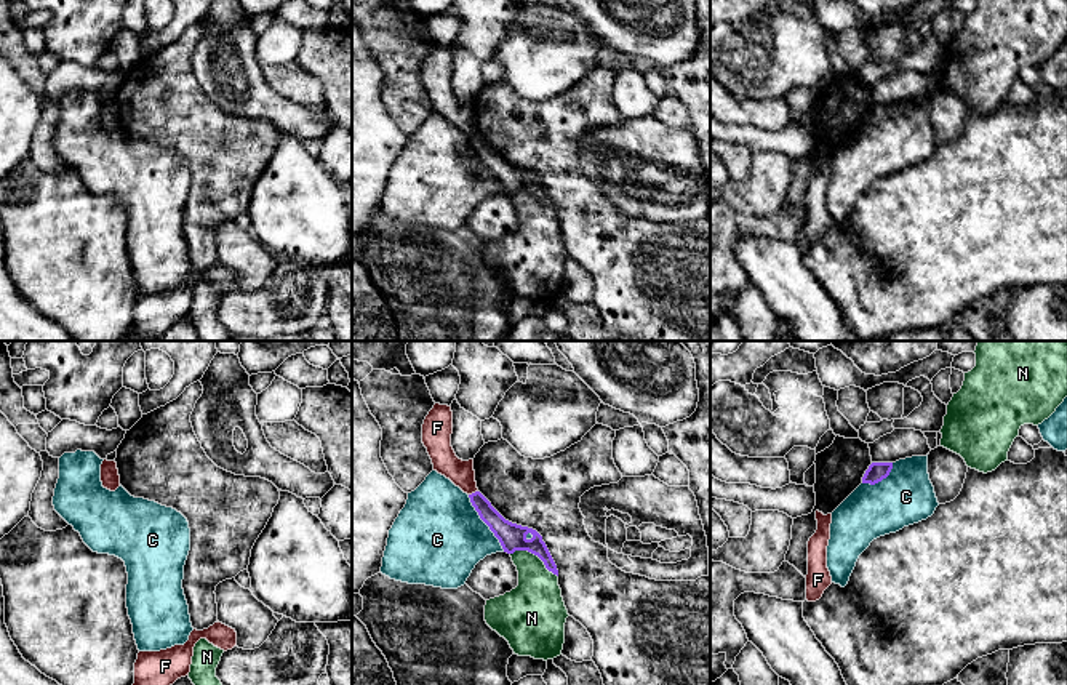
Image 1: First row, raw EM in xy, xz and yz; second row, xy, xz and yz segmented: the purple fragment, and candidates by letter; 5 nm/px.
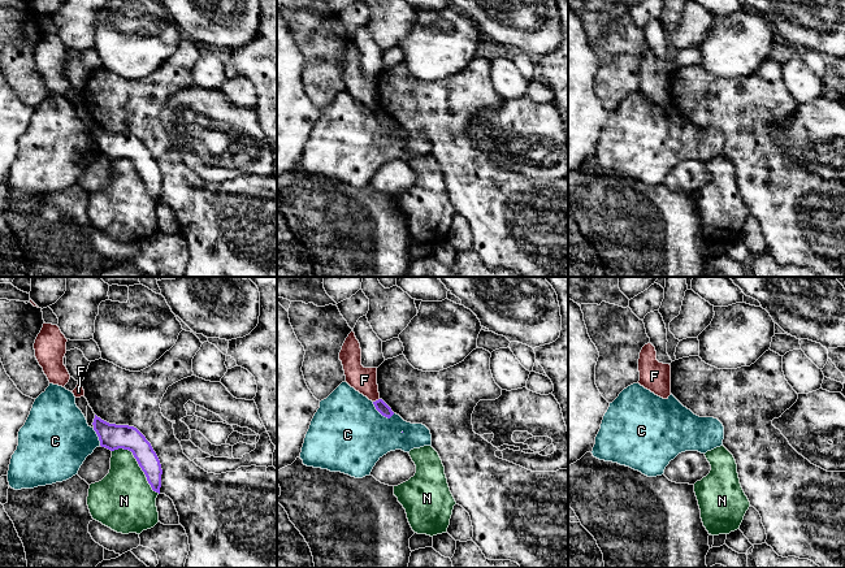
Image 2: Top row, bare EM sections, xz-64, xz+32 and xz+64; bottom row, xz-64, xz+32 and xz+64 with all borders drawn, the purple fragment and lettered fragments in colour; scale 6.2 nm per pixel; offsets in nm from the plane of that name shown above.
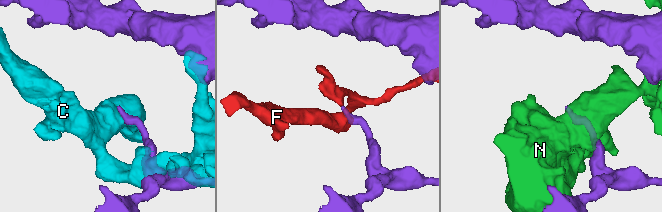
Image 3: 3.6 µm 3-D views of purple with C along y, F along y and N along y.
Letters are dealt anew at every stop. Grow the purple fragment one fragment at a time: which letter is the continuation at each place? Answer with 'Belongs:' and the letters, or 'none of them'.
Belongs: none of them

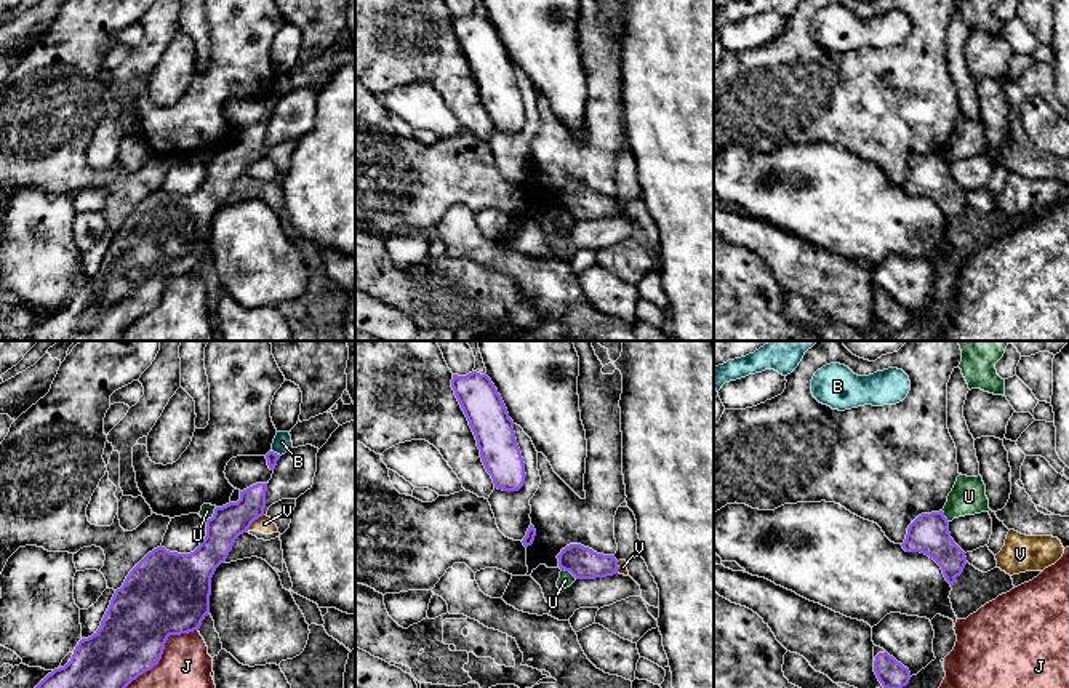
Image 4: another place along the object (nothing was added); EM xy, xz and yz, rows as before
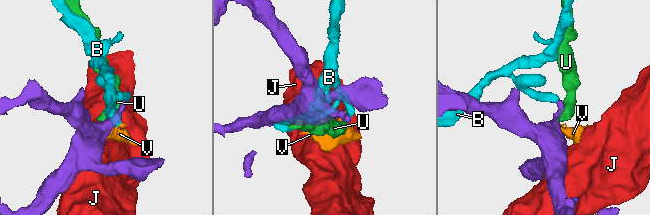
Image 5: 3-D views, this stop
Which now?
Belongs: none of them

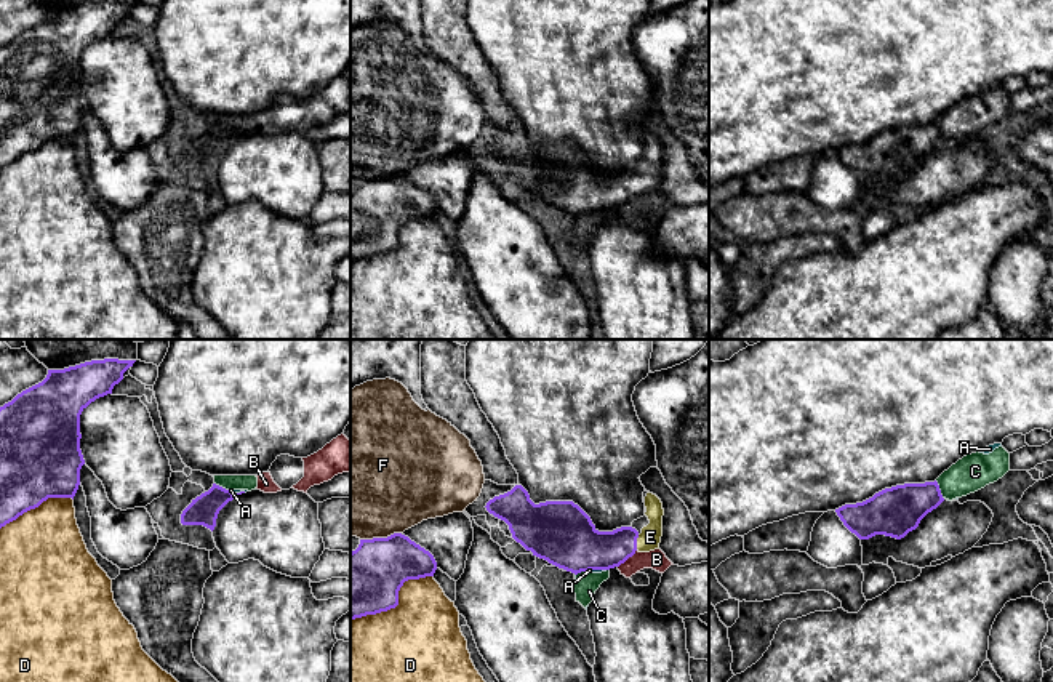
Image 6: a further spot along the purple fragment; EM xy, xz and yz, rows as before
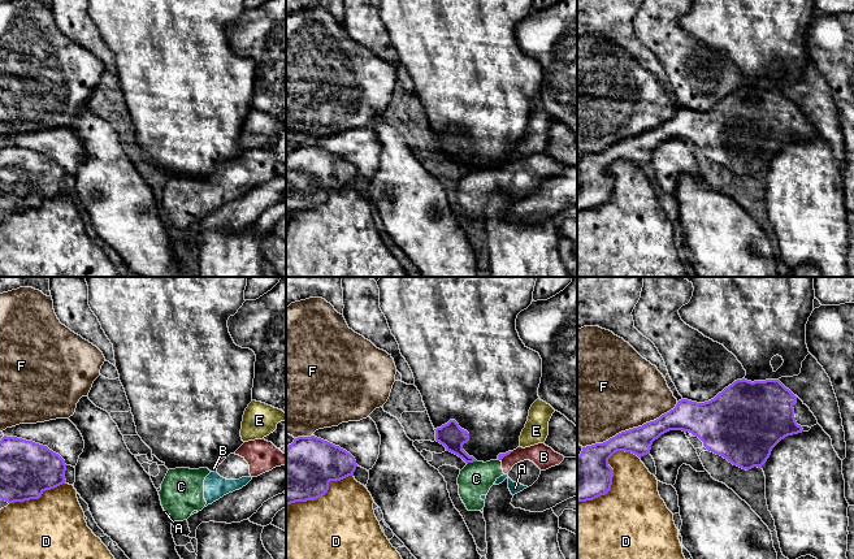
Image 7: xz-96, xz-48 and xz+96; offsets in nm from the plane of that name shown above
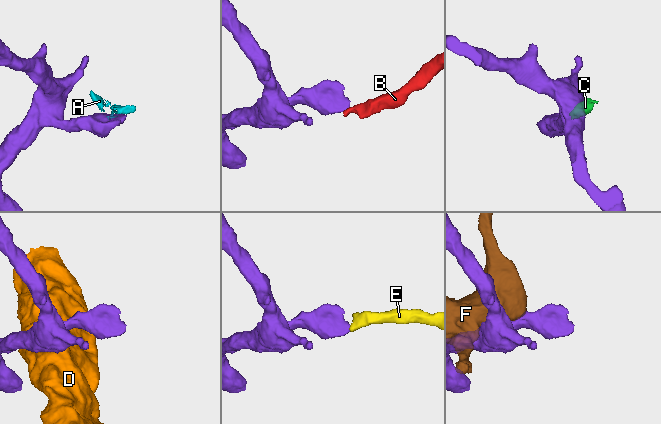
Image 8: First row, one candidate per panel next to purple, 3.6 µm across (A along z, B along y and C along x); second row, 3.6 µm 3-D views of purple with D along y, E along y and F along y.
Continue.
Belongs: E

